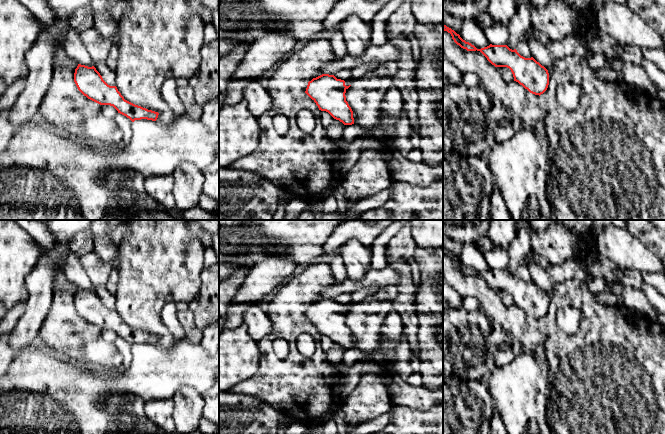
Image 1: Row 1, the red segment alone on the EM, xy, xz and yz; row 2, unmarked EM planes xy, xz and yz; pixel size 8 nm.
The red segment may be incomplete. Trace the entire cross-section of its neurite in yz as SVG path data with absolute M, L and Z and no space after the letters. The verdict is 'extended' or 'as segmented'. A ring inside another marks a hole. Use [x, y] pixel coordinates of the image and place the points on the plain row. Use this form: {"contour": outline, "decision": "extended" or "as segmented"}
{"contour": "M443 248L443 254L450 257L454 266L457 269L459 269L461 272L466 273L467 275L476 275L476 274L480 275L487 282L487 284L495 291L509 292L513 298L514 305L518 306L530 317L540 320L547 314L549 309L548 294L544 290L542 290L539 286L537 286L533 281L525 282L521 280L516 273L512 274L507 269L490 268L487 271L477 273L474 269L463 264L459 258L457 258L454 254L452 254L451 252L447 251L444 248Z", "decision": "as segmented"}

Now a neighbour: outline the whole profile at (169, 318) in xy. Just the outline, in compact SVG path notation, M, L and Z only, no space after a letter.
M168 302L162 309L161 320L169 329L175 341L182 341L186 336L185 328L180 324L177 318L176 303Z

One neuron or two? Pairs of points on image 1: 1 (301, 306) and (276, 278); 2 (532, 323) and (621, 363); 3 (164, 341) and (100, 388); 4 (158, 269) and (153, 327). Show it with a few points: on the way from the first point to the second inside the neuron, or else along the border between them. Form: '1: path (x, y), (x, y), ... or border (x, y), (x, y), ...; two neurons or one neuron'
1: border (295, 272), (273, 292); two neurons
2: path (554, 345), (572, 363), (599, 363); one neuron
3: border (176, 342), (169, 348), (155, 345); two neurons
4: path (153, 283), (153, 313); one neuron

